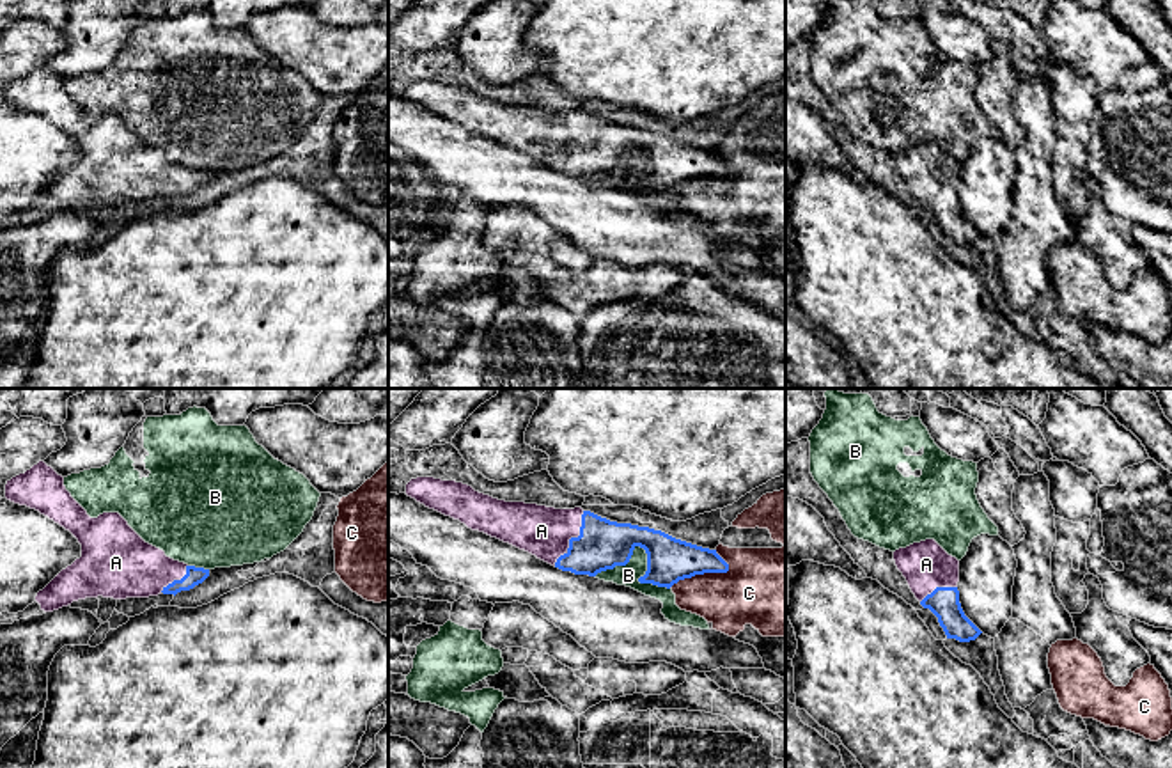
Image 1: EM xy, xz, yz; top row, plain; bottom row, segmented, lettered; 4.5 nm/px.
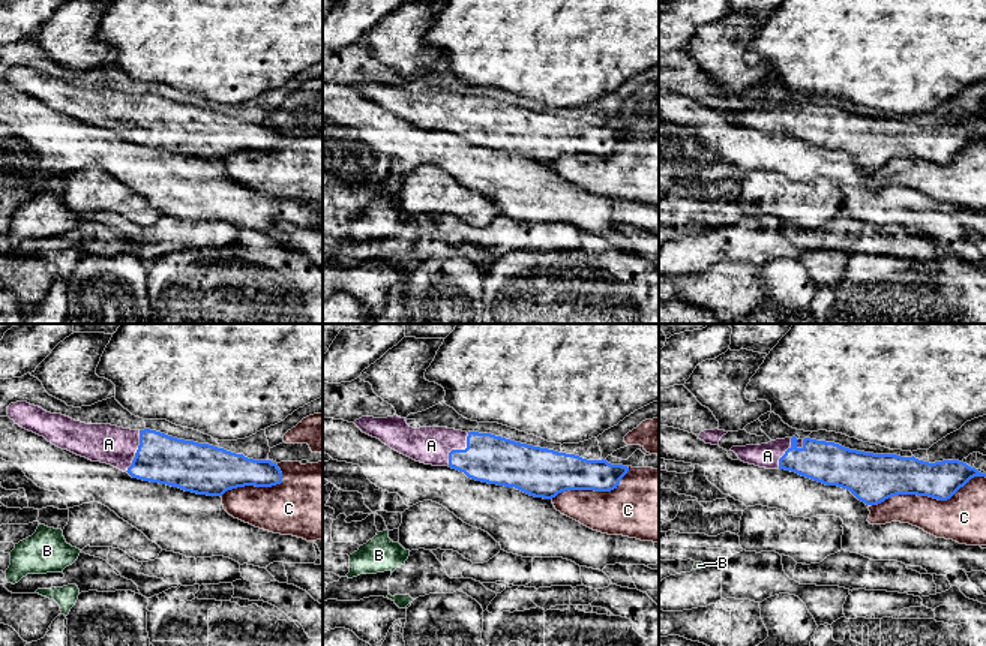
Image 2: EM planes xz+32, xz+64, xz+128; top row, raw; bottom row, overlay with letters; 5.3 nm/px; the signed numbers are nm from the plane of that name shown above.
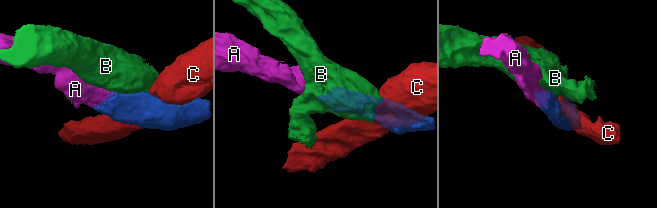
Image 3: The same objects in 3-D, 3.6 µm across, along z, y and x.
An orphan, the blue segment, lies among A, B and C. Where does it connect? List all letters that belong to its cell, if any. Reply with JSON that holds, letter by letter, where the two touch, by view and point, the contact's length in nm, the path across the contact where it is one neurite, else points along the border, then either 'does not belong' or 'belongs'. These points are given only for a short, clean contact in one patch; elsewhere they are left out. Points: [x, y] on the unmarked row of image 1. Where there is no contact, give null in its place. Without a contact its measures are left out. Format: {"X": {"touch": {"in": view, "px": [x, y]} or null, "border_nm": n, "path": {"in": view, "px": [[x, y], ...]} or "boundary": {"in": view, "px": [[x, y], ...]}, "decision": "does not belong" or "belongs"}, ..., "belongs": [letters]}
{"A": {"touch": {"in": "xz", "px": [573, 141]}, "border_nm": 280, "path": {"in": "xz", "px": [[601, 148], [587, 148], [573, 141], [561, 141], [541, 133]]}, "decision": "belongs"}, "B": {"touch": {"in": "xz", "px": [646, 155]}, "border_nm": 360, "decision": "does not belong"}, "C": {"touch": {"in": "xz", "px": [701, 176]}, "border_nm": 300, "decision": "does not belong"}, "belongs": ["A"]}

